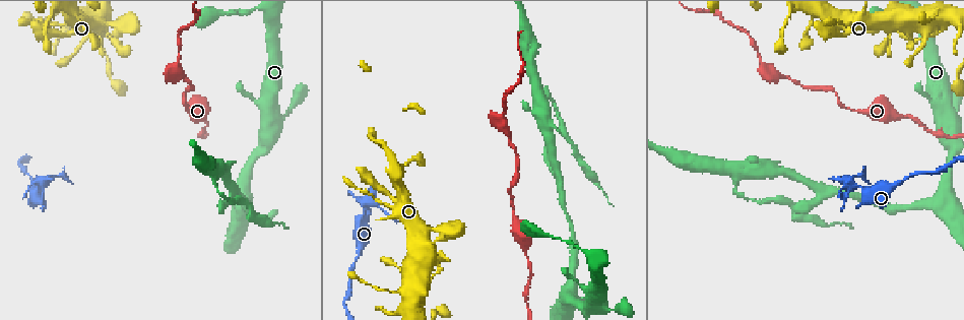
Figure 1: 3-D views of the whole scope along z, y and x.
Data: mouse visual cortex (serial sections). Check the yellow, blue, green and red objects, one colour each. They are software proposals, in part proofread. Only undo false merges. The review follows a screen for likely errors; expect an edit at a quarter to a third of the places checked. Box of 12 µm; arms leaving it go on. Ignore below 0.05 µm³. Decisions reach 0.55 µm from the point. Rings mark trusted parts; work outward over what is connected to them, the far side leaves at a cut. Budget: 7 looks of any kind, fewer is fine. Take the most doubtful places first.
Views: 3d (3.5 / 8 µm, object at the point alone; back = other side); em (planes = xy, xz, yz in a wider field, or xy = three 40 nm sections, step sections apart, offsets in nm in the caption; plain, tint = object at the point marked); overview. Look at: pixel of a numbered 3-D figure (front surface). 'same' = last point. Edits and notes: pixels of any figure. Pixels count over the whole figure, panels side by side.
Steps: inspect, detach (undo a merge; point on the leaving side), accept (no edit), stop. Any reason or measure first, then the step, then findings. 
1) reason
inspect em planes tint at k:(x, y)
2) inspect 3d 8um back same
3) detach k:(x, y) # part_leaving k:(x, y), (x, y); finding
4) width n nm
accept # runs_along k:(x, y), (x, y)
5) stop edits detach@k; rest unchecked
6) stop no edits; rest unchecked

abrupt turn
inspect 3d 3.5um at 1:(367, 201)

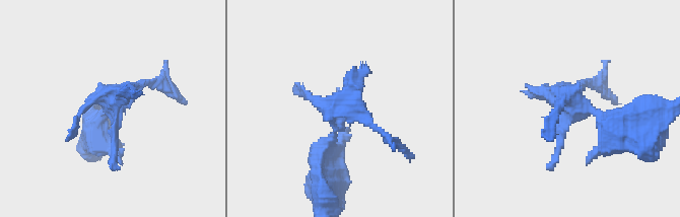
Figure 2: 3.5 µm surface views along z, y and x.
inspect em xy step 2 tint at 2:(341, 109)

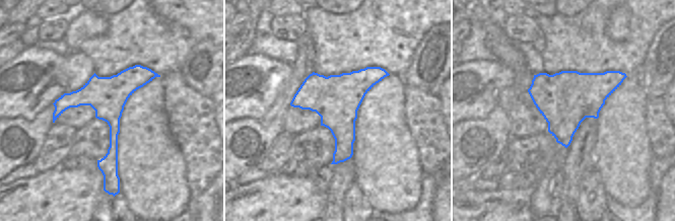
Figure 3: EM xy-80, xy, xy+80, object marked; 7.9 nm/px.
detach 2:(321, 103) # part_leaving 2:(336, 130), (354, 112), (395, 143); a second cell is stuck on

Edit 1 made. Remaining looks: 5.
inspect 3d 3.5um at 1:(502, 113)

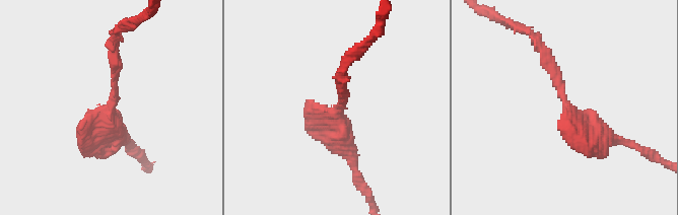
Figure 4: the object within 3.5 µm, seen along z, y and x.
arm_widths 200, 400 nm; now the EM
inspect em planes tint at 4:(113, 102)

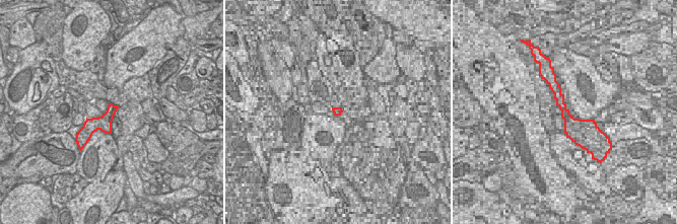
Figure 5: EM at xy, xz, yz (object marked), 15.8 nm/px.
accept # continuous, no second cell

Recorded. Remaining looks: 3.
sudden change in width
inspect 3d 3.5um back at 1:(908, 117)

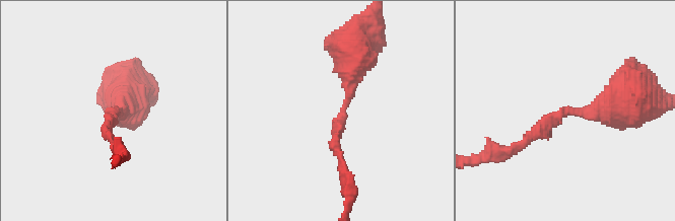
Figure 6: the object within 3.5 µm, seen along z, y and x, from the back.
arm_widths 150, 500 nm; shape alone is not enough
inspect em xy step 2 plain at 6:(568, 111)

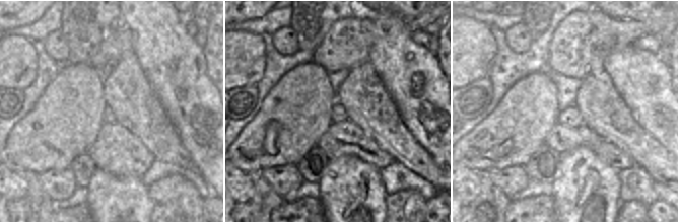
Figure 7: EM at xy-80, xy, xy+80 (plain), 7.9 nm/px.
with the object marked
inspect em xy step 2 tint same

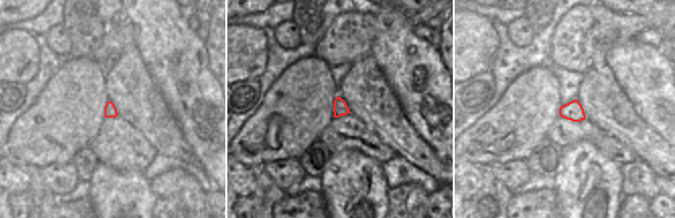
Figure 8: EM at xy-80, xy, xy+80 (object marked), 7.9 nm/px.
accept # continuous, no second cell

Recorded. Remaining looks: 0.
stop edits detach@2; rest unchecked

